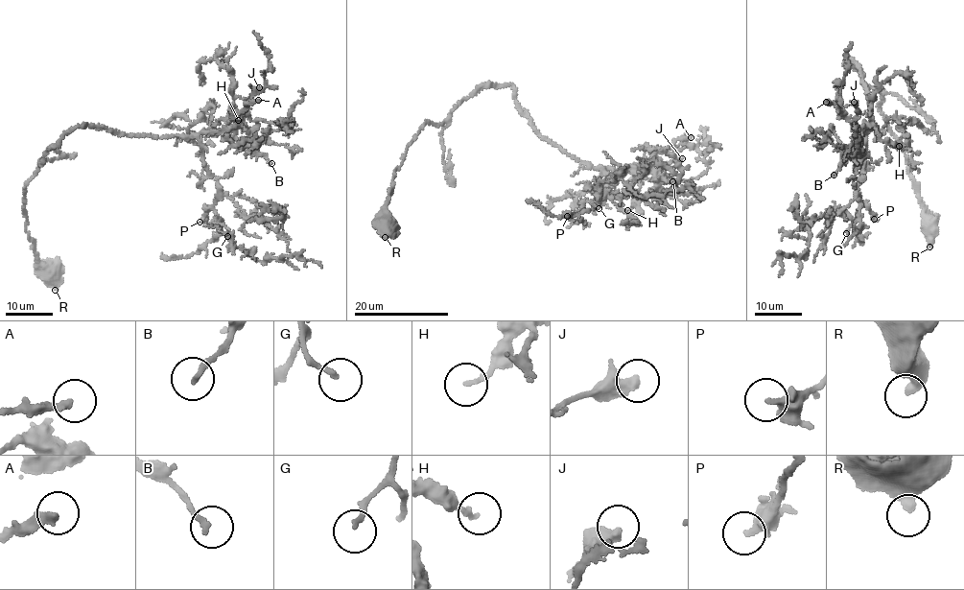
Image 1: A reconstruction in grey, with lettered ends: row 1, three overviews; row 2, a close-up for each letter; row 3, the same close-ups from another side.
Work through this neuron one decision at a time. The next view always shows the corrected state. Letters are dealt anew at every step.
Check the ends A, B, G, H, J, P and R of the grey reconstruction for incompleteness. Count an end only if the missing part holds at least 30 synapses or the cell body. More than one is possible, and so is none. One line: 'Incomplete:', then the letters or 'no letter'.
Incomplete: A, G, J

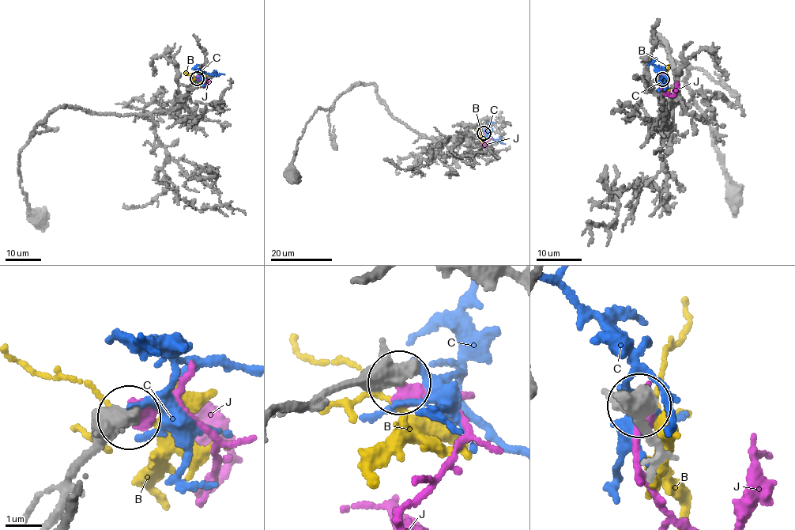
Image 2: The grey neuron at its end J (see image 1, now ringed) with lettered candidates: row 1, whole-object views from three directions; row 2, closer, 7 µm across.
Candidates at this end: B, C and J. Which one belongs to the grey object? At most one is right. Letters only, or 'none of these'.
J

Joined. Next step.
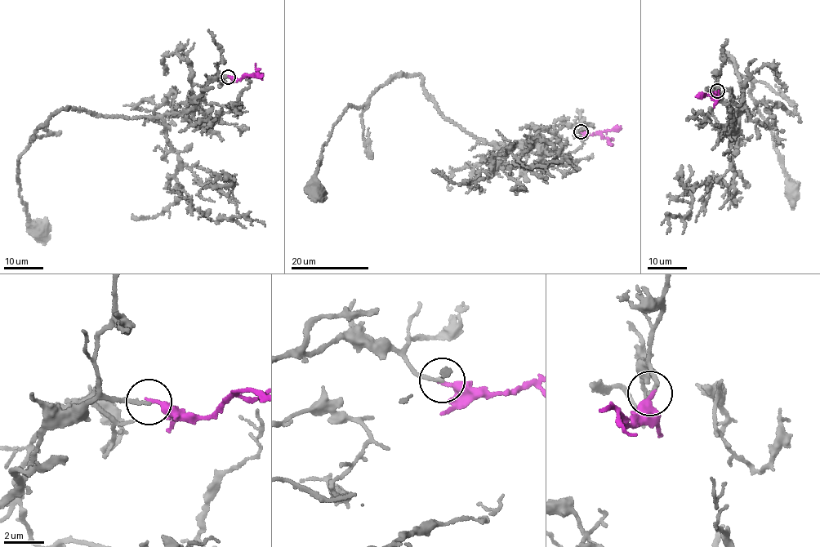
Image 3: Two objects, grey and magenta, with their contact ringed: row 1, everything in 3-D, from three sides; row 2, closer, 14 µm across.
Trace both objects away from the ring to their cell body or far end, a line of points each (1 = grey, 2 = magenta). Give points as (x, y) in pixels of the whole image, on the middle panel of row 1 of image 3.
1: (581, 132), (561, 124), (527, 144), (490, 144), (444, 119), (420, 77), (397, 75), (335, 123), (316, 188)
2: (581, 132), (592, 135), (614, 131), (621, 126)

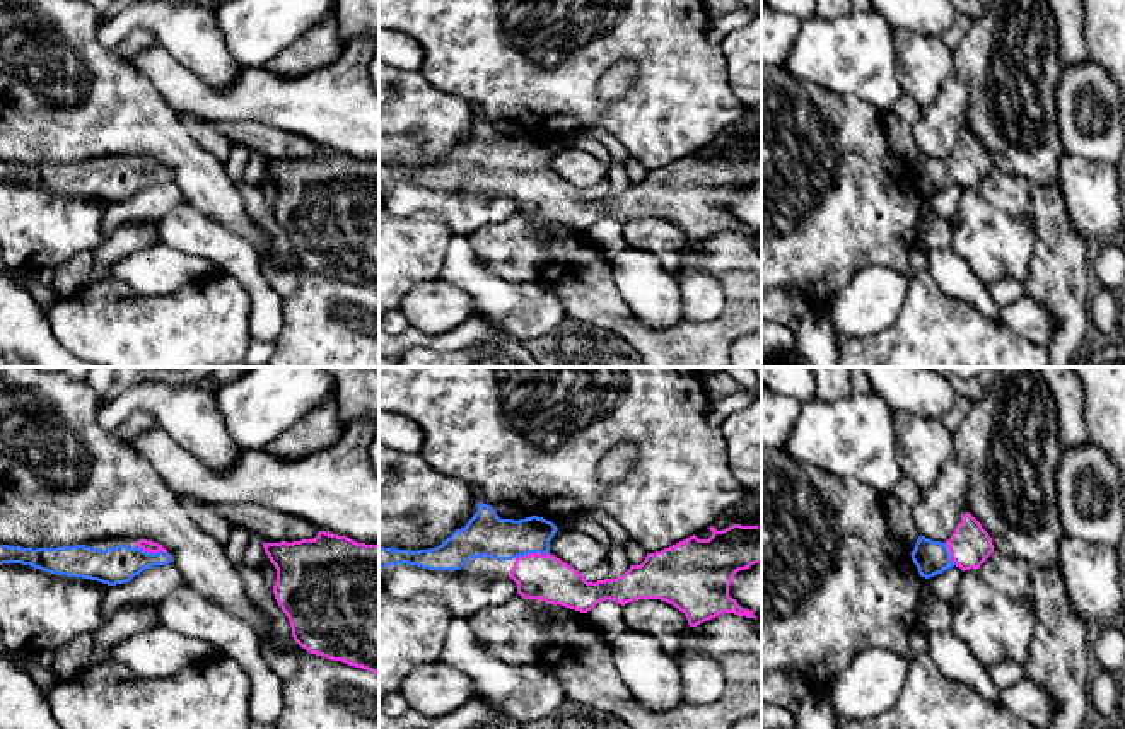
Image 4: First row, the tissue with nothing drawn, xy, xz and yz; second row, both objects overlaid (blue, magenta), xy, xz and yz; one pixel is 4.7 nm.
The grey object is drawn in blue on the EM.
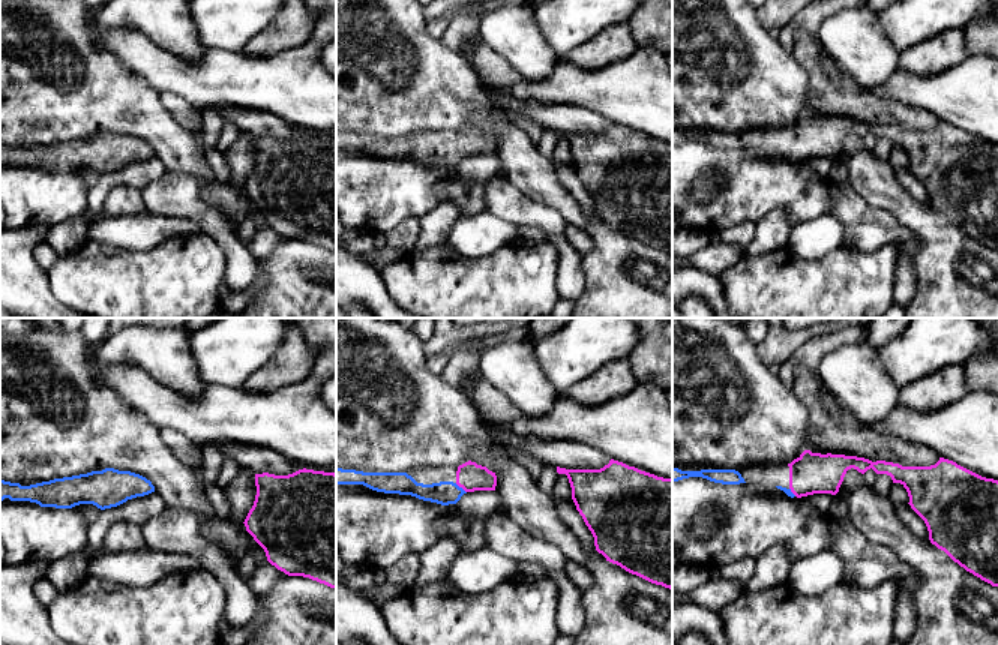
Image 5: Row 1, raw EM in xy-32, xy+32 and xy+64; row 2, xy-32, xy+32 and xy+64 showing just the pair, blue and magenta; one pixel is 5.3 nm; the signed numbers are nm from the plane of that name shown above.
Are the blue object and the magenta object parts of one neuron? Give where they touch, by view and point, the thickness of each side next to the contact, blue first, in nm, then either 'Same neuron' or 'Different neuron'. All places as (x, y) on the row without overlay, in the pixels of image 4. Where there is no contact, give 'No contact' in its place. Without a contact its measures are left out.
Touches blue at xz (531, 169). Thickness 200 nm (blue) against 220 nm. Same neuron

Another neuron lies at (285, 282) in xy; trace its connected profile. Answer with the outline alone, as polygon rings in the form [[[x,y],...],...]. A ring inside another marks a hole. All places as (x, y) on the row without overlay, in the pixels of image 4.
[[[270,260],[261,261],[261,271],[266,282],[282,295],[290,297],[300,285],[300,271],[294,266],[277,270]]]

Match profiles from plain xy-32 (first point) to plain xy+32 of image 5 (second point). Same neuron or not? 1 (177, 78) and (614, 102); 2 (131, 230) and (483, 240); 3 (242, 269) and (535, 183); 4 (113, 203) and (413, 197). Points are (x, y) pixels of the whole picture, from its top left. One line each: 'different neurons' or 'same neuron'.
1: same neuron
2: same neuron
3: different neurons
4: different neurons

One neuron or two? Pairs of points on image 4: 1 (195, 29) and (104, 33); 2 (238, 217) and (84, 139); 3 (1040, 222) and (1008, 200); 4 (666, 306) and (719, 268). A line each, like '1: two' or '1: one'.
1: one
2: one
3: one
4: two

